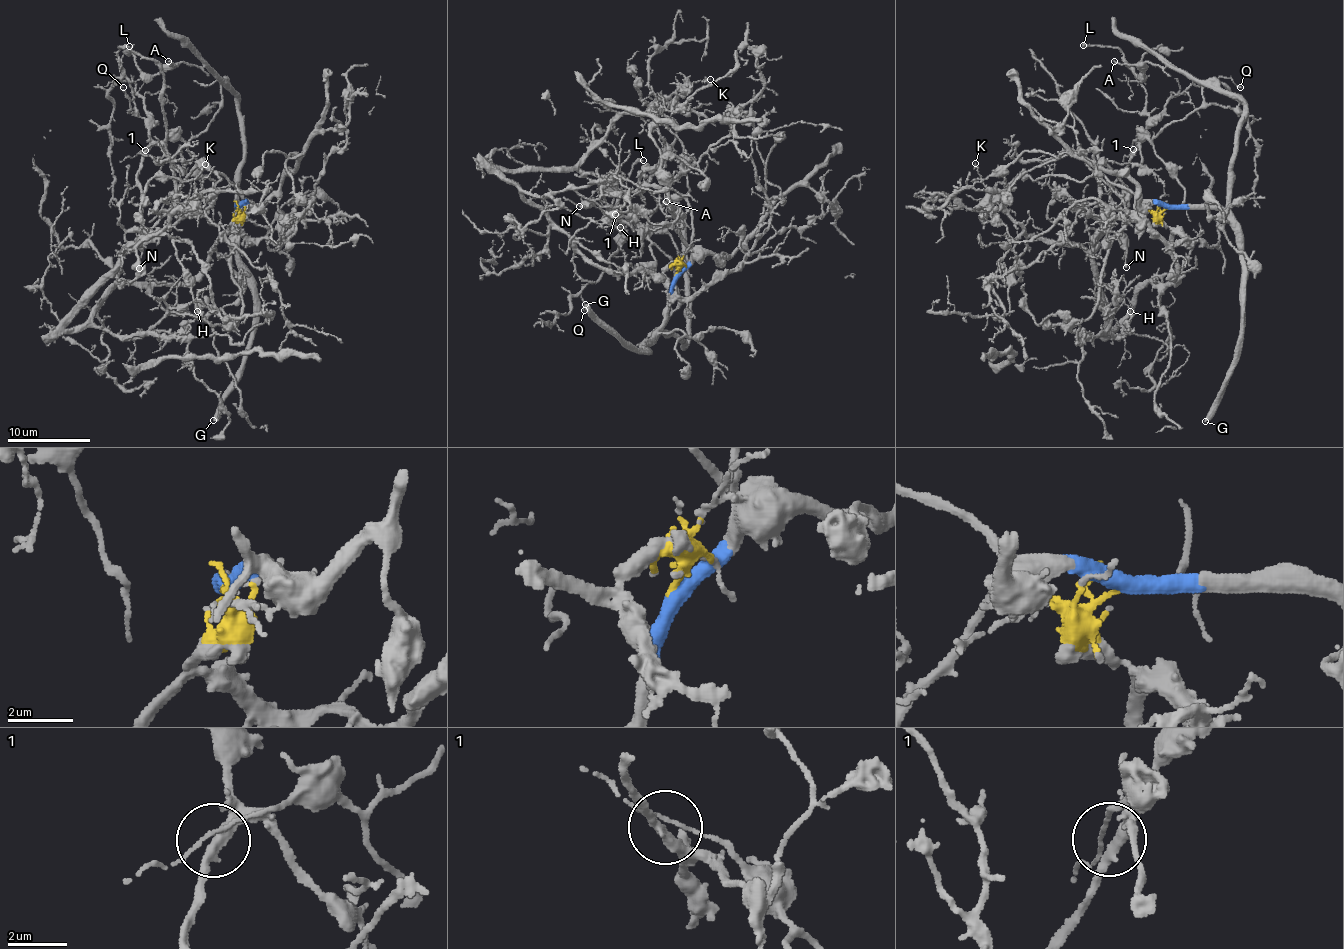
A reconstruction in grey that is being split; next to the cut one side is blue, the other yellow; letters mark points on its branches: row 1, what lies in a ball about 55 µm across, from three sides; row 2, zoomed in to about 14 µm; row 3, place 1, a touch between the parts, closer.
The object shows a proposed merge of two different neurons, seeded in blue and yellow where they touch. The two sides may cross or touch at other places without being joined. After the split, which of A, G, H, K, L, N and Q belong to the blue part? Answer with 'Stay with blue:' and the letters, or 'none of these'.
Stay with blue: A, G, N

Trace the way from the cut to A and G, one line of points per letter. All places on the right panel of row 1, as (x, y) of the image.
A: (1169, 208), (1225, 204), (1243, 102), (1170, 67), (1114, 60)
G: (1169, 208), (1213, 208), (1225, 214), (1236, 235), (1243, 289), (1242, 339), (1220, 401), (1204, 422)

